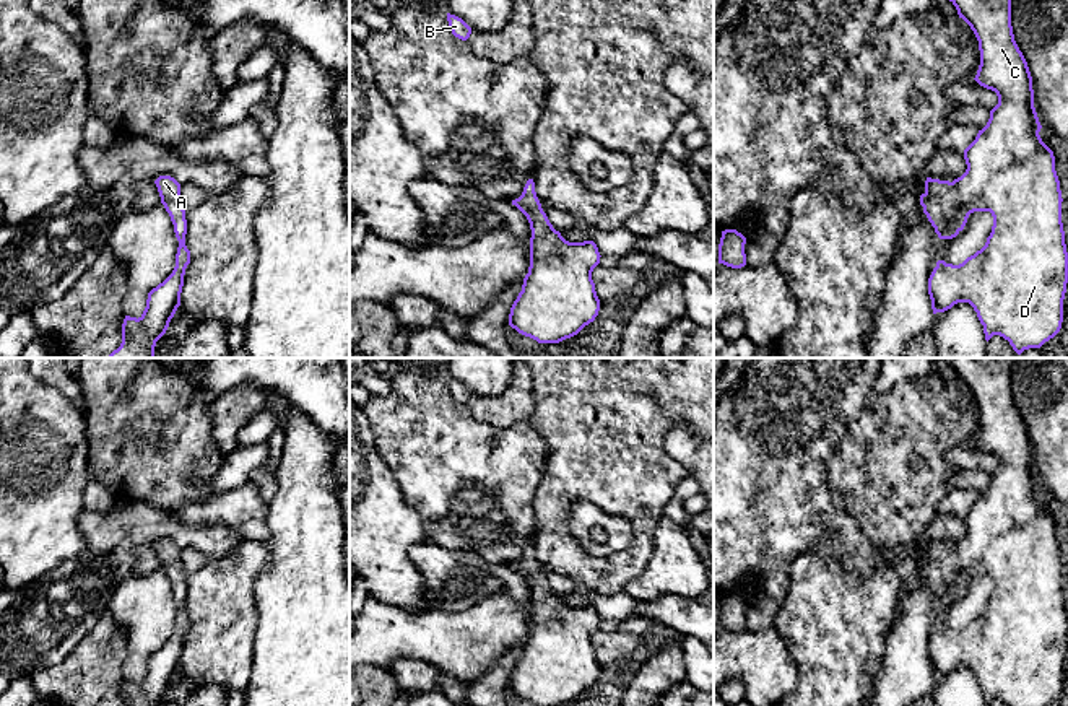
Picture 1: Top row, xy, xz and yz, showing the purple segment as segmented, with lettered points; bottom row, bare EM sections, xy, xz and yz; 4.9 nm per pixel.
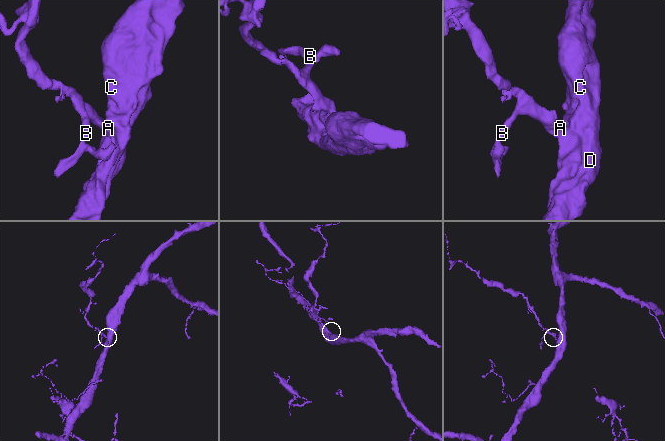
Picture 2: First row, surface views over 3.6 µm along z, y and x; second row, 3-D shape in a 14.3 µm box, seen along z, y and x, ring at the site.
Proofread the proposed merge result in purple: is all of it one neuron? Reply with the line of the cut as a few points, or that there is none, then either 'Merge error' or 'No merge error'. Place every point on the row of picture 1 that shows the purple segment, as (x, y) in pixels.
No split. No merge error

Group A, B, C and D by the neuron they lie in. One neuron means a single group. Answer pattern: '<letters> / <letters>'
A B C D

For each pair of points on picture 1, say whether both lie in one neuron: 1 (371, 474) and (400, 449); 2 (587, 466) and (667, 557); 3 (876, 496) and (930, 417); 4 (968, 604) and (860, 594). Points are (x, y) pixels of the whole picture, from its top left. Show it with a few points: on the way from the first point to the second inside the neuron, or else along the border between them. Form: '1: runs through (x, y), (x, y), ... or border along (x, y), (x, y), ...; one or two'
1: border along (369, 427), (374, 446), (403, 495); two
2: border along (664, 516), (654, 534), (652, 555), (636, 576); two
3: runs through (890, 477), (894, 453), (911, 436); one
4: border along (903, 601), (886, 636); two

